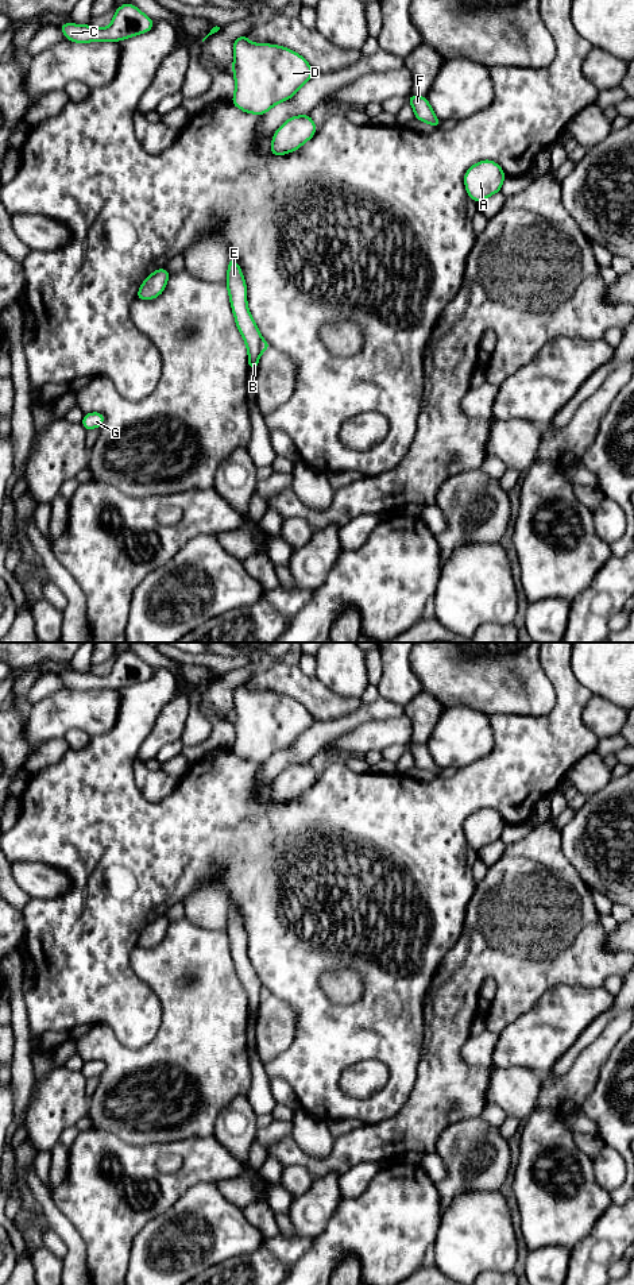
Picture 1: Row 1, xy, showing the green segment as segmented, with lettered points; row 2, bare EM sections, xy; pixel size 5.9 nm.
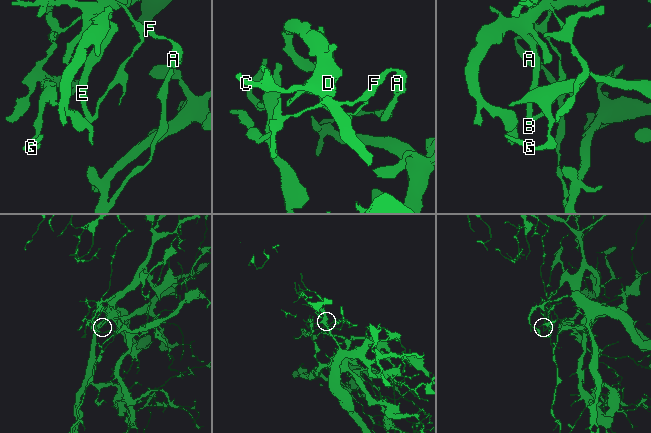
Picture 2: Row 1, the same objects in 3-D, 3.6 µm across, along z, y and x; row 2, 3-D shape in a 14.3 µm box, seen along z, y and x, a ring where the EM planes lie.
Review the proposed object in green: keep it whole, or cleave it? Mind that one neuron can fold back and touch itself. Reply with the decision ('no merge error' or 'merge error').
merge error

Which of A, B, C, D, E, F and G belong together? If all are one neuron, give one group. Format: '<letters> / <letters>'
A F / B C D E G

